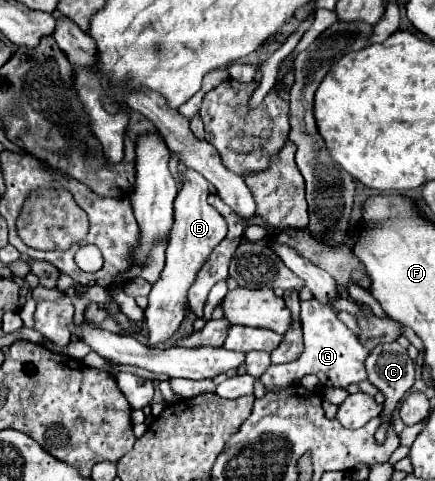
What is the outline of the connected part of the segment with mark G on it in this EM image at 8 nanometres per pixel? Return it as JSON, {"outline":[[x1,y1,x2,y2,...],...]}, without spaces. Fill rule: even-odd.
{"outline":[[310,299,310,301,302,301,302,311,300,311,300,321,302,321,302,329,304,329,304,351,302,355,278,369,278,375,282,371,280,381,282,383,264,383,268,387,282,387,282,385,290,385,290,383,298,383,304,375,316,375,320,377,320,383,324,387,348,387,352,383,360,383,364,381,366,375,366,357,370,355,370,351,358,341,358,337,336,317,334,309,330,309,328,305,322,305,318,299]]}

